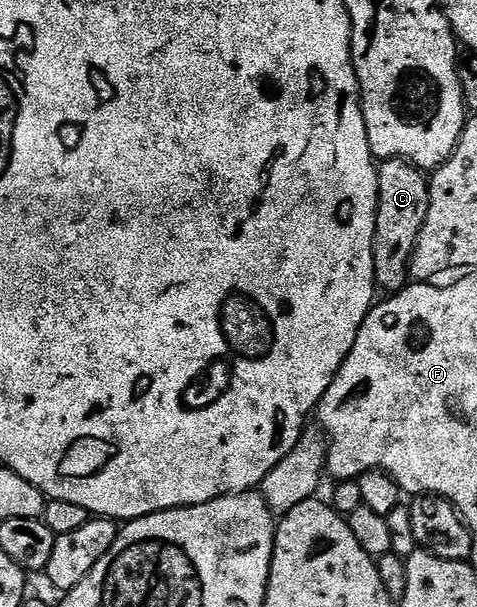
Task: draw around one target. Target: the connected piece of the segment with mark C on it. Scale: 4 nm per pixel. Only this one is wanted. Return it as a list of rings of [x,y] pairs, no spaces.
[[[383,160],[378,164],[378,213],[374,235],[374,278],[379,289],[393,294],[405,288],[410,275],[410,259],[420,230],[428,218],[430,186],[423,169],[407,160]]]

